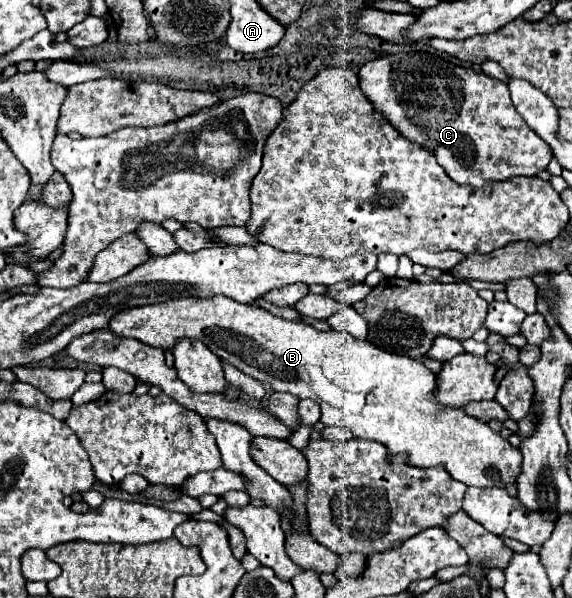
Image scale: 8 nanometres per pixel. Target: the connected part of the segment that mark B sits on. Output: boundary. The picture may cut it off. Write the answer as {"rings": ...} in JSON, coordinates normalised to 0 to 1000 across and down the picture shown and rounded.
{"rings":[[[372,495],[372,498],[313,498],[313,502],[295,502],[295,505],[281,505],[281,508],[267,508],[267,512],[236,512],[236,515],[219,515],[212,522],[205,522],[187,548],[205,559],[205,562],[219,562],[219,565],[240,565],[260,579],[271,579],[271,582],[285,582],[285,585],[299,585],[313,569],[320,565],[330,565],[330,569],[351,569],[372,592],[379,592],[386,602],[397,602],[400,609],[407,609],[411,615],[418,615],[421,622],[442,629],[446,635],[456,635],[463,642],[470,642],[477,652],[484,656],[505,656],[519,666],[544,666],[551,669],[558,679],[561,679],[561,706],[568,712],[600,712],[607,719],[614,719],[621,726],[621,732],[631,732],[631,736],[659,736],[666,742],[677,746],[677,753],[684,759],[715,759],[715,776],[722,779],[736,779],[736,783],[747,783],[747,779],[767,779],[774,776],[781,783],[781,789],[816,809],[816,813],[869,813],[869,806],[876,809],[900,809],[900,799],[907,796],[911,789],[911,756],[907,749],[893,746],[886,736],[879,736],[869,722],[862,722],[848,706],[841,702],[830,702],[823,696],[816,696],[809,686],[795,686],[795,682],[771,682],[764,679],[757,669],[753,669],[753,656],[760,649],[760,625],[753,619],[747,619],[733,602],[722,602],[722,599],[712,599],[712,595],[694,595],[694,592],[680,592],[659,579],[652,579],[649,572],[642,569],[621,569],[614,559],[607,555],[561,555],[533,538],[505,538],[505,535],[495,535],[488,528],[477,528],[474,522],[467,522],[463,515],[453,515],[453,512],[442,512],[442,508],[418,508],[397,495]]]}

